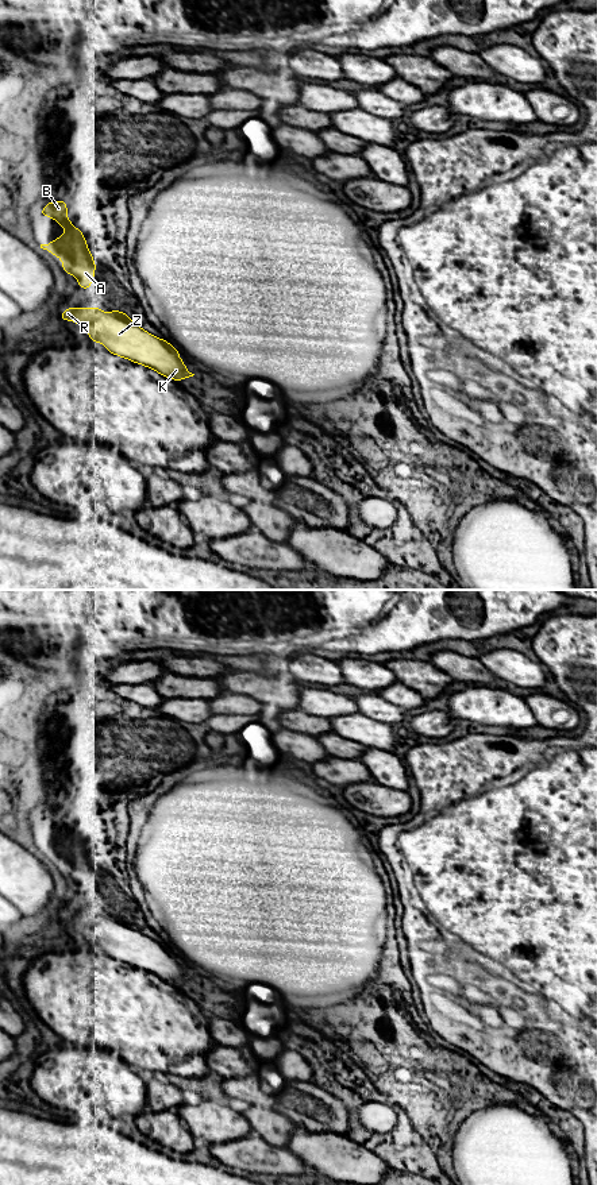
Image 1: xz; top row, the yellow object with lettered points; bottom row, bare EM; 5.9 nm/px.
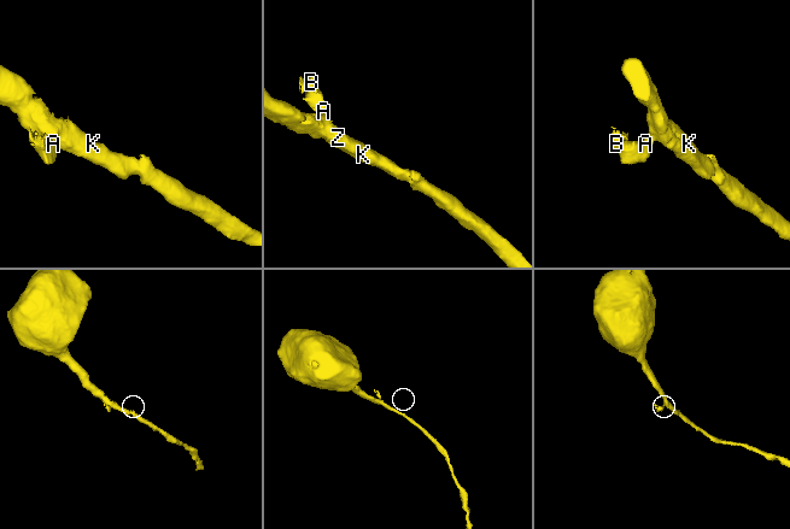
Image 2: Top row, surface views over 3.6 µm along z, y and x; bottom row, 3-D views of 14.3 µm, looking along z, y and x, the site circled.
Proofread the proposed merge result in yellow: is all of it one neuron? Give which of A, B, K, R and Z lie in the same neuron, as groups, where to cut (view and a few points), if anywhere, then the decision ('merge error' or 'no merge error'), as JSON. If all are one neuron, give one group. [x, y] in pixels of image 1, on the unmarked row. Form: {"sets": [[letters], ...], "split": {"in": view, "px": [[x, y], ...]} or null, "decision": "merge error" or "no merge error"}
{"sets": [["A", "B", "K", "R", "Z"]], "split": null, "decision": "no merge error"}

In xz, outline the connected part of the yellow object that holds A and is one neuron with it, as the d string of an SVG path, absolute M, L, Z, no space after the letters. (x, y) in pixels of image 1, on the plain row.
M65 802L58 807L46 806L45 814L39 815L38 819L53 822L59 830L66 833L65 841L58 841L54 848L41 849L41 853L61 862L63 865L61 873L65 879L76 879L78 891L84 895L89 895L96 868L86 852L84 838L74 833L73 827L66 823L68 812Z

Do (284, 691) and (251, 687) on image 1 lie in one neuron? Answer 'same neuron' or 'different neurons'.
same neuron

